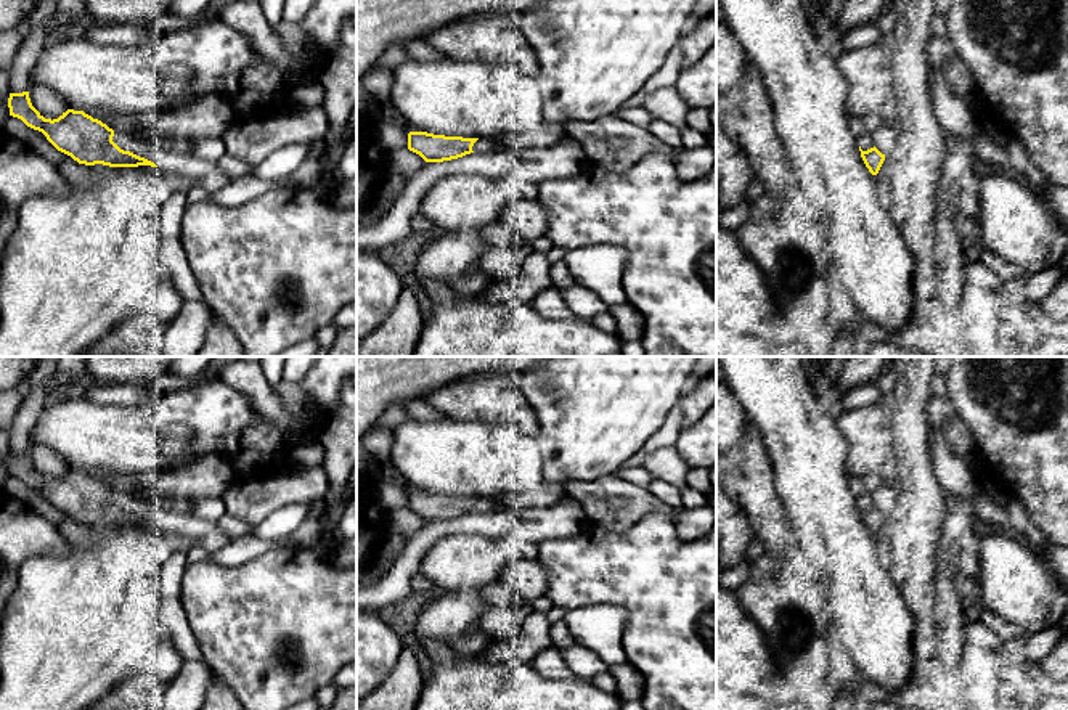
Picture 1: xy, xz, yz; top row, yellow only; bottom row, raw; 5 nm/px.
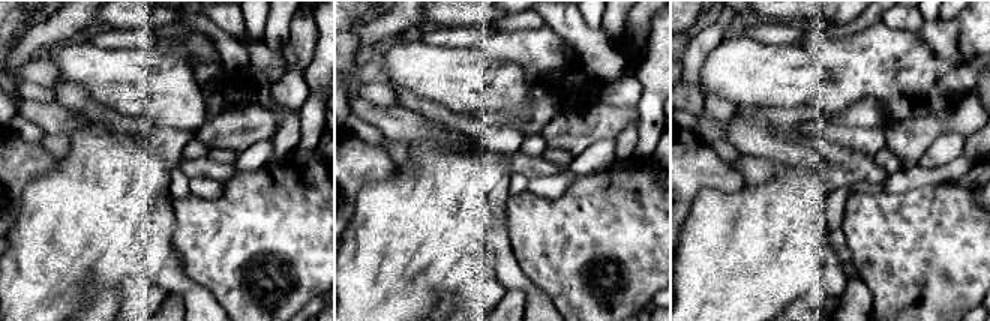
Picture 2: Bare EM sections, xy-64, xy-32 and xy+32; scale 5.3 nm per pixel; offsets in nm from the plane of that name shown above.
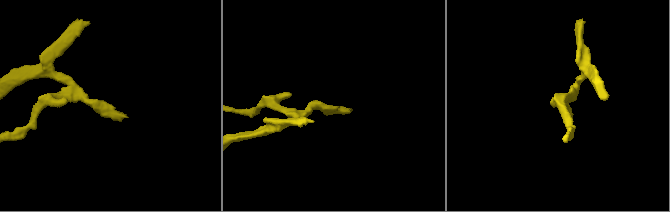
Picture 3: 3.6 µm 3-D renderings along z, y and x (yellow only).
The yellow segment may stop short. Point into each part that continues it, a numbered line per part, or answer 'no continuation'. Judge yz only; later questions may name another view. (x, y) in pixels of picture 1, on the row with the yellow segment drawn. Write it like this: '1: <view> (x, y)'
1: yz (864, 142)

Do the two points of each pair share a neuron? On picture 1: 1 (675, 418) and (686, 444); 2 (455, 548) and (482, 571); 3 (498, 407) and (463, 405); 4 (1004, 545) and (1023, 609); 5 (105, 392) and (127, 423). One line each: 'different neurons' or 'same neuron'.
1: different neurons
2: same neuron
3: same neuron
4: same neuron
5: different neurons

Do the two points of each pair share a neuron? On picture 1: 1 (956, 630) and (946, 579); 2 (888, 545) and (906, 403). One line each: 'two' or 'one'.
1: one
2: one

